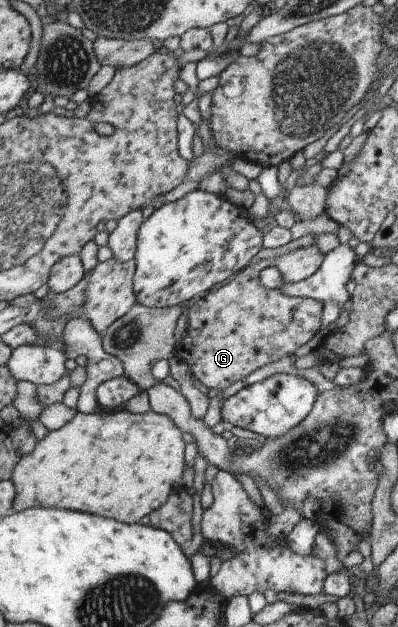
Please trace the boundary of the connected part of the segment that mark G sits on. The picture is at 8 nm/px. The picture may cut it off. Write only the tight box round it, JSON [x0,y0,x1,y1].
[175,245,324,391]

